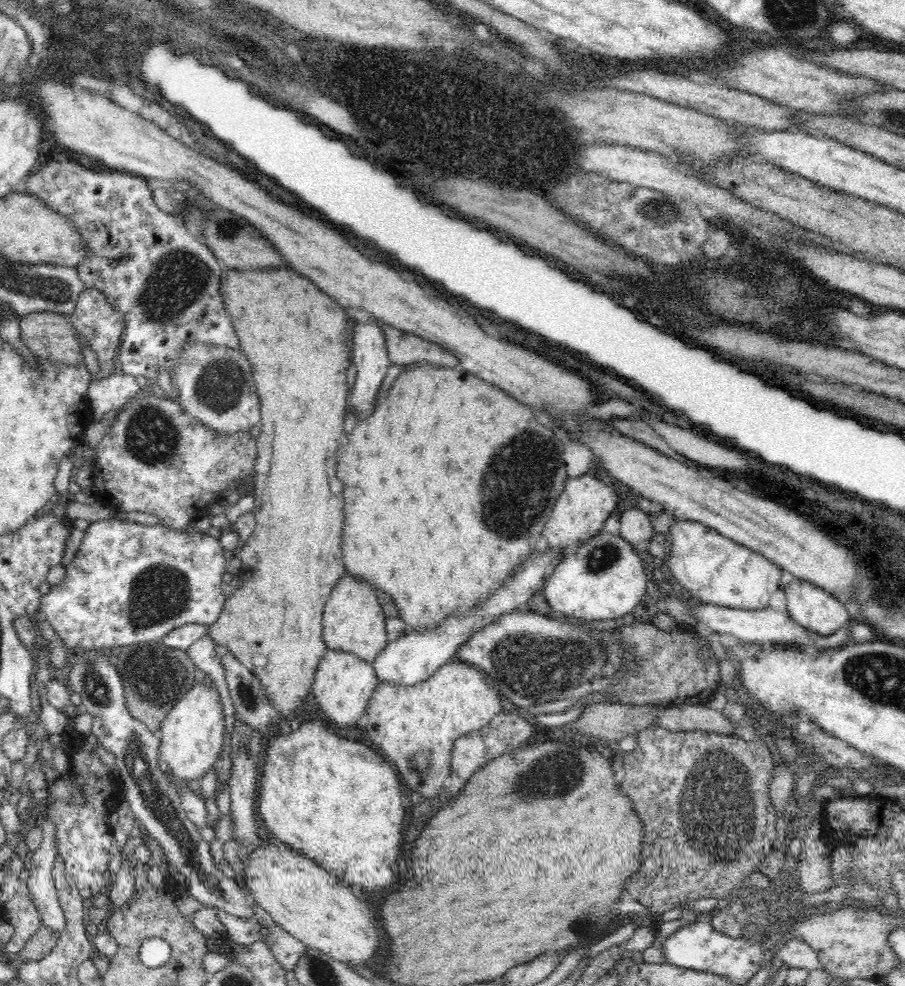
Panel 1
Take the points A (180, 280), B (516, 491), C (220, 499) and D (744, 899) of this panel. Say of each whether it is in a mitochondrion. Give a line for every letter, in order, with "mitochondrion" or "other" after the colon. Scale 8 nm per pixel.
A: mitochondrion
B: mitochondrion
C: other
D: other

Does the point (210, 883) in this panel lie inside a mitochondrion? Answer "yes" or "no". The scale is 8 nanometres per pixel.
yes

